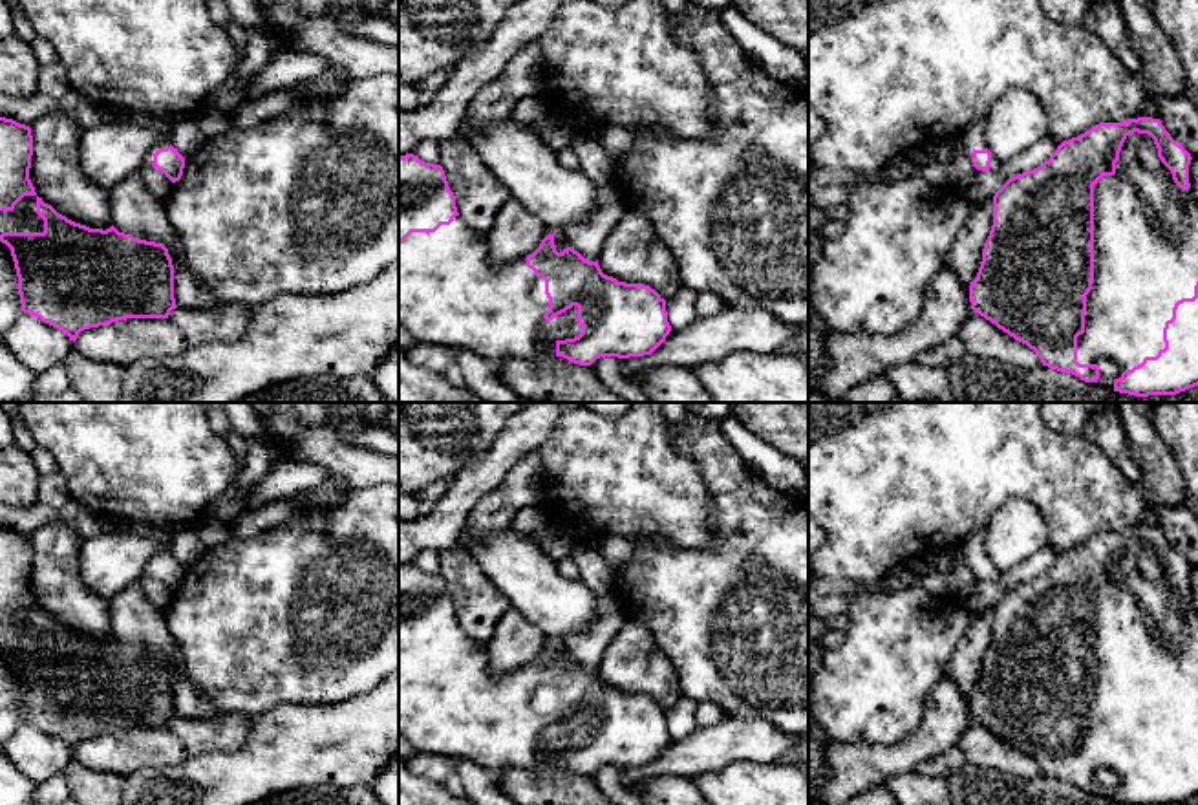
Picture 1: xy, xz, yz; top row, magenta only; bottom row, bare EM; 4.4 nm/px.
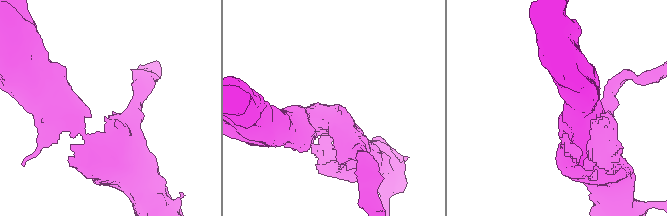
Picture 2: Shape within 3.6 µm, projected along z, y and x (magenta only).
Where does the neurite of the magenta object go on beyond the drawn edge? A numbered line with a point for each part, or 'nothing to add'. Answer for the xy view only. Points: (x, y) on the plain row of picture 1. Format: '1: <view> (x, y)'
1: xy (22, 628)

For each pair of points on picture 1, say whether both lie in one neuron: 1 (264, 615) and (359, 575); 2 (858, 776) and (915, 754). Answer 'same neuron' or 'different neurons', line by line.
1: same neuron
2: same neuron

